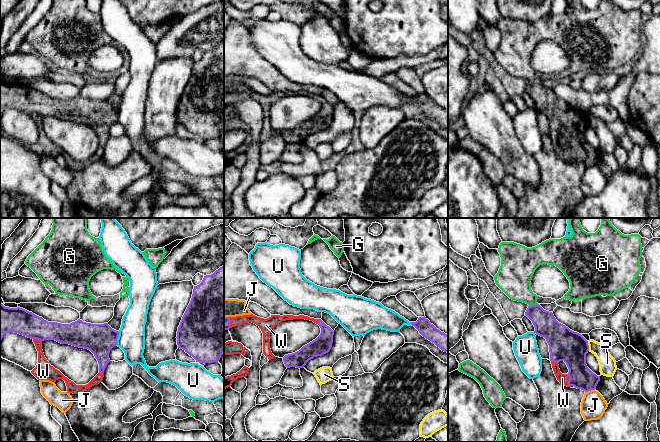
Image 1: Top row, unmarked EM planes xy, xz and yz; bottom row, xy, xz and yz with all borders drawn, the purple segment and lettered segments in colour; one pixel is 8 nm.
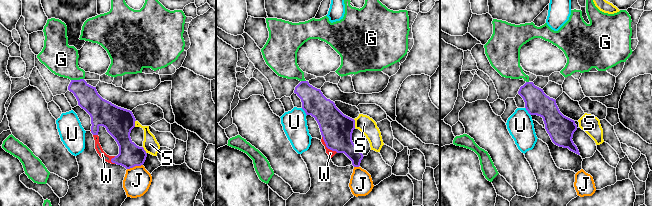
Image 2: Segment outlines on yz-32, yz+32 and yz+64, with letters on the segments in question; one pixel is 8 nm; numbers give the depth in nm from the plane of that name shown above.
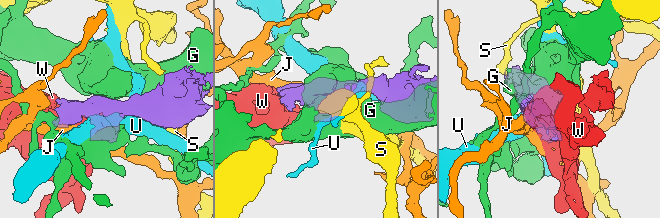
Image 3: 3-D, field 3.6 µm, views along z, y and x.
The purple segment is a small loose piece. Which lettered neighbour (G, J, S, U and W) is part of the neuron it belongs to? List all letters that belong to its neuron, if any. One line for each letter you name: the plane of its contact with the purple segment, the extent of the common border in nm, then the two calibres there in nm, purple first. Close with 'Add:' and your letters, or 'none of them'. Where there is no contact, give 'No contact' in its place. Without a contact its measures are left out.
W: Touches purple in yz. Shared border 110 nm. Thickness 240 nm (purple) against 80 nm
Add: W

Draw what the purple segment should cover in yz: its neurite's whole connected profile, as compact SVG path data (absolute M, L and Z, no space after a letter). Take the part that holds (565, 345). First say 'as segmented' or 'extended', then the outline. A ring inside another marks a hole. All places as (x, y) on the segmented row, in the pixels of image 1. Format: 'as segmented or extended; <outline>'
extended; M539 304L528 306L525 315L532 321L537 335L544 337L549 345L550 361L557 380L567 387L574 386L577 389L581 389L585 392L595 390L600 376L593 373L586 365L586 354L589 351L588 341L579 333L570 330L565 325L559 323L554 317L552 312L544 310ZM564 361L569 369L567 374L562 374L559 369L558 363Z

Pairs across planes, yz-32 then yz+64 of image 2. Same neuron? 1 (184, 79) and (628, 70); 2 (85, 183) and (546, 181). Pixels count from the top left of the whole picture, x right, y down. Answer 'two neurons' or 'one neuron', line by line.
1: two neurons
2: one neuron

